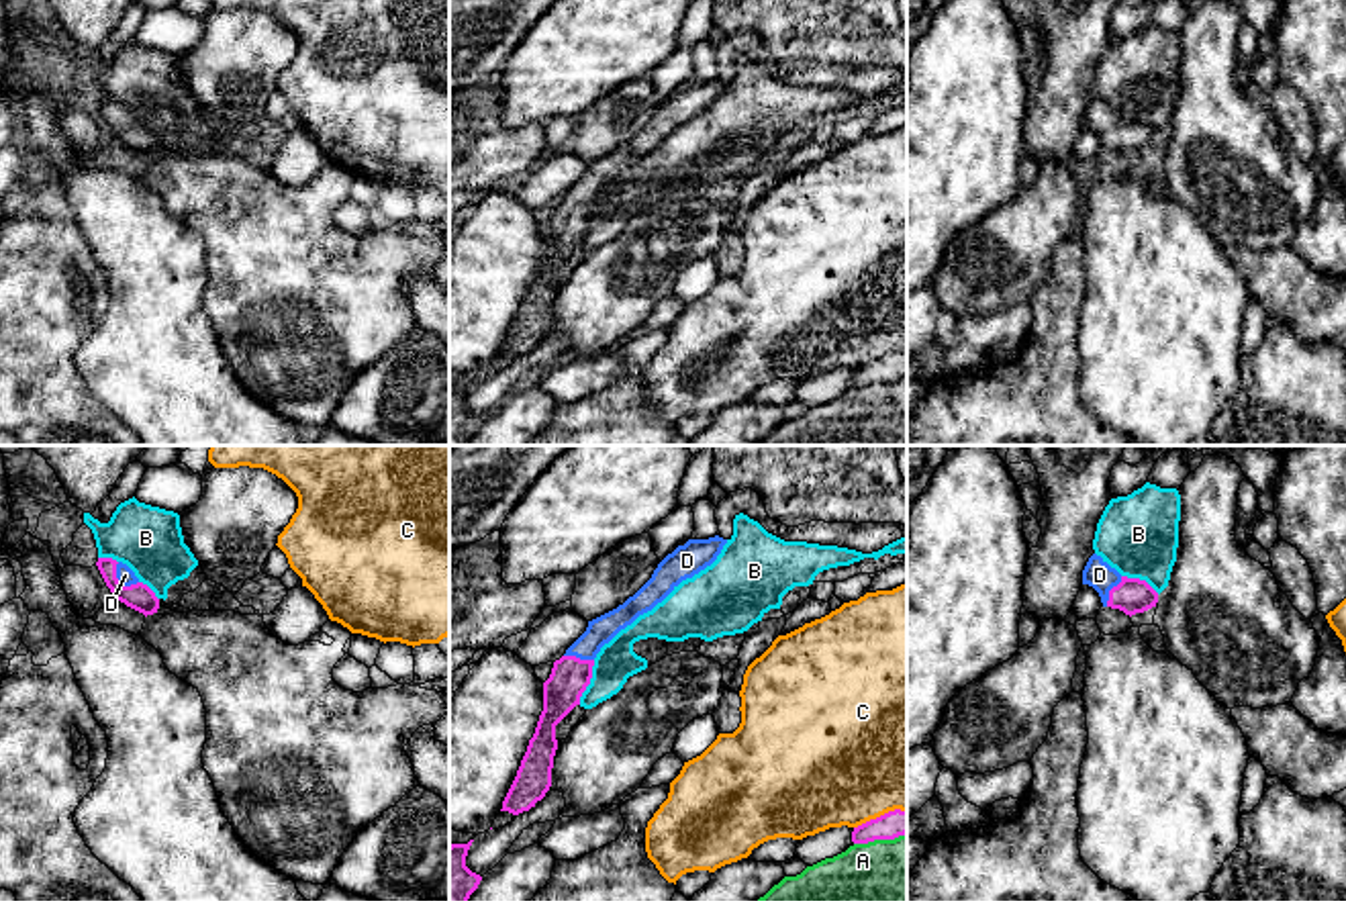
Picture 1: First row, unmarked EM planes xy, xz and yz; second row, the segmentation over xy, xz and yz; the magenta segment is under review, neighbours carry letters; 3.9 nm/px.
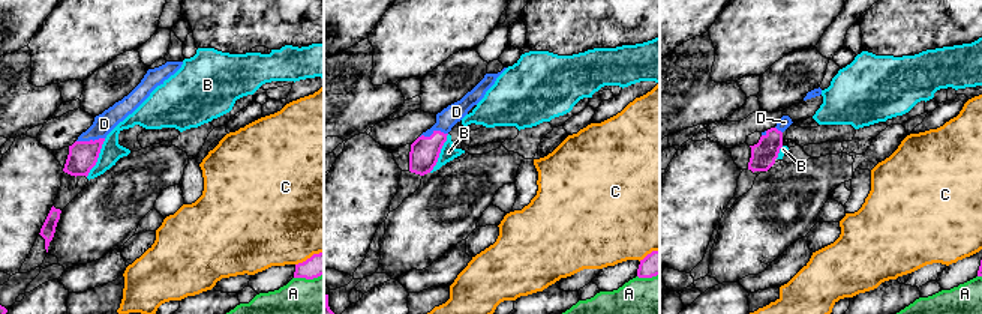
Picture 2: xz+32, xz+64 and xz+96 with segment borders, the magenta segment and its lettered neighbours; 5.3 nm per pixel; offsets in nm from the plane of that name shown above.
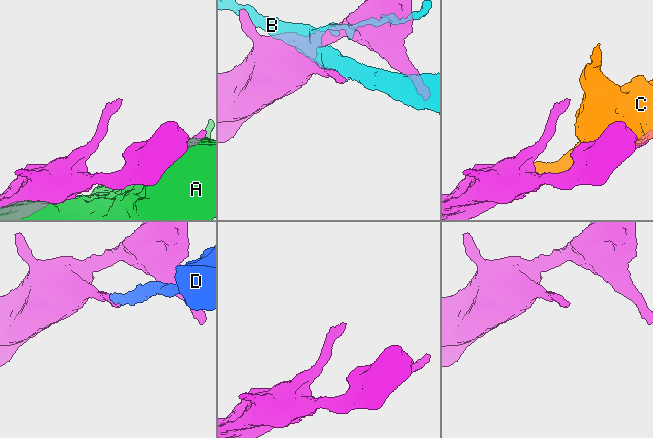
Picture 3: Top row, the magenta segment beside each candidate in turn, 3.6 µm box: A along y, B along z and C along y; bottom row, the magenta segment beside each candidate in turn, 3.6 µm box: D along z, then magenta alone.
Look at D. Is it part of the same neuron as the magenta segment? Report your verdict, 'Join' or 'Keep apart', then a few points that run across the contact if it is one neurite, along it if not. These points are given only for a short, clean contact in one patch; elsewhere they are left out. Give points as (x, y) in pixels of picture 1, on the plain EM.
Join. Line: xy (139, 139), (117, 123), (125, 117)

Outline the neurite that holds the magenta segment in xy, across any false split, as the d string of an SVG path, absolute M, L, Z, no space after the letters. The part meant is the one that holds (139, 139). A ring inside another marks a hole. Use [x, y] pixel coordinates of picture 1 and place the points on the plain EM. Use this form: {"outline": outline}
{"outline": "M98 100L96 108L110 131L112 141L143 155L145 159L157 155L159 141L127 106L112 100Z"}

